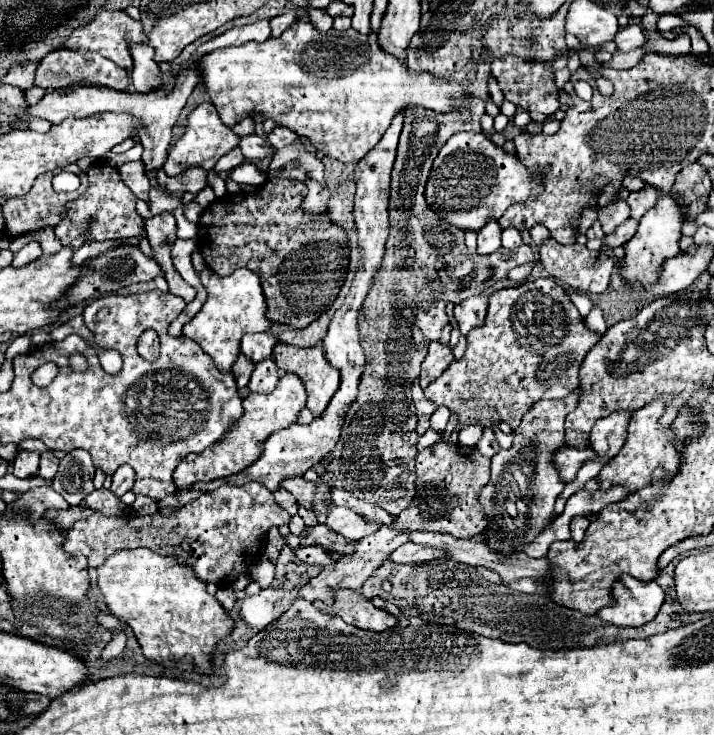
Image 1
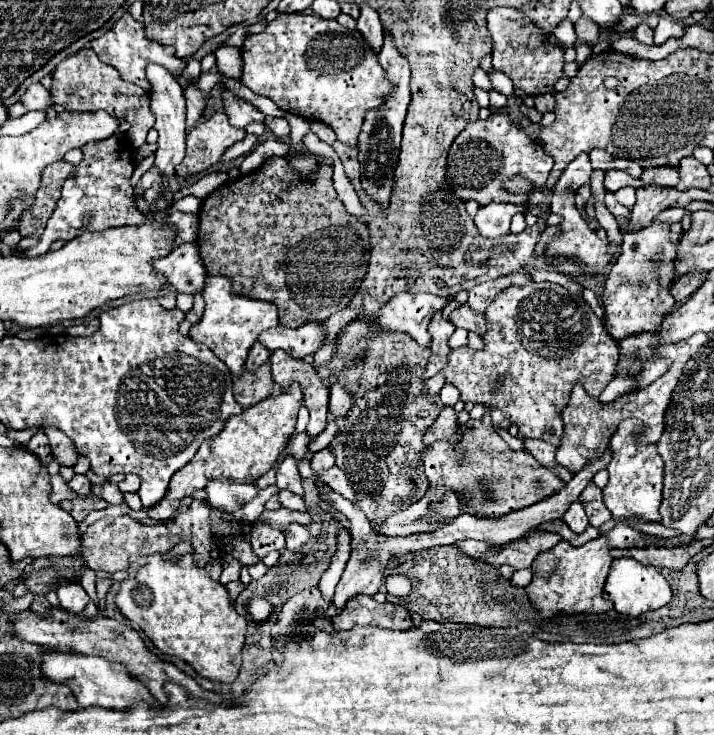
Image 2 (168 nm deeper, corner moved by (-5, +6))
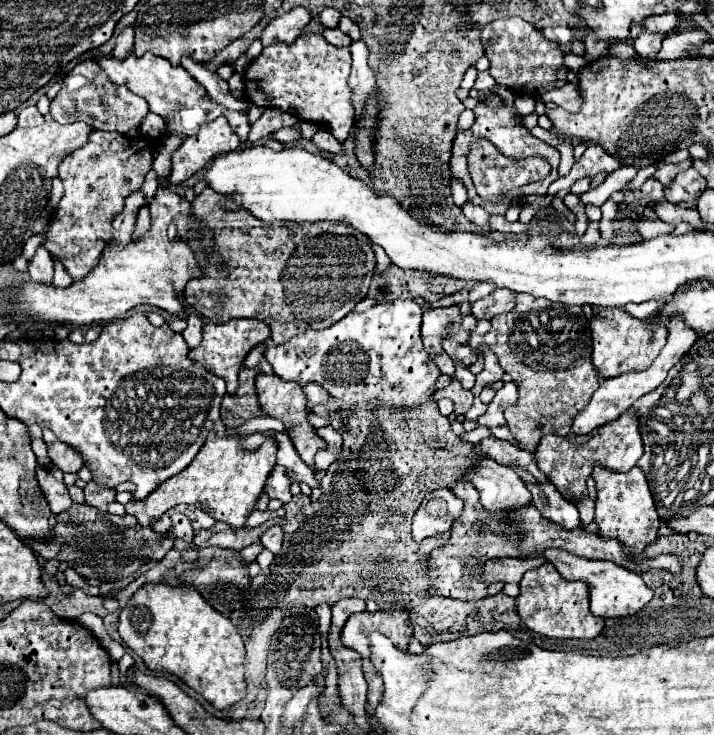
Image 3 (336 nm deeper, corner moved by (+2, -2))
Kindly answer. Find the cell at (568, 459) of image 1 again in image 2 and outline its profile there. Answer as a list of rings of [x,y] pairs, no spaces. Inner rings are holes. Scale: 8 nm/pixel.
[[[523,439],[523,447],[543,465],[547,467],[553,475],[557,475],[559,479],[563,479],[565,483],[573,477],[571,471],[567,471],[565,467],[561,467],[557,461],[555,461],[555,447],[551,443],[545,443],[545,441],[535,441],[535,439]]]

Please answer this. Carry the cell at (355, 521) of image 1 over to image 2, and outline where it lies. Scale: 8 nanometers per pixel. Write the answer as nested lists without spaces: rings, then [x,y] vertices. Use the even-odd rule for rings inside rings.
[[[429,487],[425,497],[421,497],[407,509],[393,513],[377,529],[389,537],[409,537],[435,531],[441,523],[451,521],[461,513],[459,501],[459,493],[451,491],[449,487]]]

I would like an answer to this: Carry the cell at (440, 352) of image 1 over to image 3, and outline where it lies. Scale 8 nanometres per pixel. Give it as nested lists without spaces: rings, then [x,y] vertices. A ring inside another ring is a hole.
[[[456,305],[444,309],[430,309],[424,313],[424,321],[422,321],[424,349],[432,355],[442,375],[450,375],[450,377],[454,375],[454,363],[442,349],[442,339],[450,337],[462,345],[469,344],[471,331],[460,327],[460,321],[462,315]]]

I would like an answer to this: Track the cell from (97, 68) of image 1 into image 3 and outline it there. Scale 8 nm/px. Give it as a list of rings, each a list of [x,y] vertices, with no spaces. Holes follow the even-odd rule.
[[[86,59],[78,63],[62,81],[62,89],[50,105],[50,115],[58,123],[76,123],[84,121],[94,129],[102,131],[118,131],[120,135],[128,135],[130,131],[138,129],[142,119],[148,115],[148,103],[134,95],[128,87],[112,83],[104,77],[100,65],[94,59]]]

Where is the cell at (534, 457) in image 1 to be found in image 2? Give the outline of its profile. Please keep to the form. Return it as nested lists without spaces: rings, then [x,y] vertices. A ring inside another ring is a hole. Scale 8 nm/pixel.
[[[495,427],[495,433],[499,433],[499,436],[502,437],[513,451],[525,451],[522,439],[511,436],[507,429]]]

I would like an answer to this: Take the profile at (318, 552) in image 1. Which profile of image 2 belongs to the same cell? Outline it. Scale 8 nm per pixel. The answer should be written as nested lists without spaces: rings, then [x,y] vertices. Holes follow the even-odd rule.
[[[295,523],[291,527],[287,527],[287,531],[283,531],[283,533],[285,533],[285,547],[291,551],[301,549],[311,539],[307,529],[303,525],[295,525]]]

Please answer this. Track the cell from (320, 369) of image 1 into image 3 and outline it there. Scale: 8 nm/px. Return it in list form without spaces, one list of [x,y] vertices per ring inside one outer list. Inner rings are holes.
[[[258,373],[256,393],[258,393],[258,399],[260,399],[260,407],[270,417],[276,417],[276,419],[284,421],[284,425],[288,429],[288,435],[290,435],[298,455],[304,459],[304,463],[310,463],[310,467],[314,467],[314,455],[316,455],[318,449],[324,449],[324,439],[316,433],[316,429],[308,421],[308,399],[306,399],[306,395],[302,391],[302,385],[296,383],[296,381],[284,381],[278,375]]]

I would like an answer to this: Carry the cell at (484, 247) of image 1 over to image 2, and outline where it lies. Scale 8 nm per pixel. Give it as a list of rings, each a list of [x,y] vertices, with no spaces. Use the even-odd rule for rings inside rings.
[[[499,203],[481,205],[475,215],[475,225],[483,237],[489,239],[503,237],[509,233],[511,217],[517,213],[525,213],[525,209],[527,205],[499,205]]]

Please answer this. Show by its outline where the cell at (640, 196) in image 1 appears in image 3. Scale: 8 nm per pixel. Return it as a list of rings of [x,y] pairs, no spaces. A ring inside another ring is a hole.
[[[690,159],[690,161],[684,161],[684,163],[678,163],[678,165],[666,163],[666,165],[662,165],[662,167],[654,173],[654,179],[660,181],[664,187],[668,187],[668,185],[674,181],[674,177],[676,177],[680,171],[688,169],[690,165],[692,165],[692,159]]]

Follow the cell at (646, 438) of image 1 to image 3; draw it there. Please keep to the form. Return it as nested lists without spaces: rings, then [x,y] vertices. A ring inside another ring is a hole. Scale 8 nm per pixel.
[[[594,465],[592,477],[598,487],[596,517],[594,517],[594,521],[598,525],[598,533],[602,537],[620,539],[624,543],[624,547],[628,547],[628,551],[632,551],[632,555],[640,555],[648,543],[656,541],[658,525],[660,525],[644,471],[640,467],[632,467],[626,473],[618,473],[618,471],[610,471],[602,465]]]

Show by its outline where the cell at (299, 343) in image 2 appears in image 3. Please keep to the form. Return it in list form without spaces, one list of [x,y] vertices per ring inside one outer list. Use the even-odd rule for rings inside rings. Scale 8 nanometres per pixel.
[[[412,299],[378,303],[364,313],[348,313],[332,327],[320,331],[308,329],[292,337],[288,343],[274,345],[268,341],[264,343],[264,357],[274,367],[274,373],[278,373],[282,379],[288,381],[294,379],[300,385],[306,385],[308,381],[318,381],[322,387],[326,387],[330,395],[342,399],[348,407],[360,407],[362,403],[378,403],[378,401],[384,405],[412,407],[416,403],[422,403],[426,397],[434,393],[436,389],[434,383],[440,377],[436,363],[422,347],[422,339],[420,339],[422,313],[424,307]]]

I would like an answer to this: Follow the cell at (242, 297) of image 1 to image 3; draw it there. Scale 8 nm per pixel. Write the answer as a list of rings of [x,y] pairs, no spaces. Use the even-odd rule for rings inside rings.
[[[230,319],[222,325],[214,325],[214,323],[206,323],[204,329],[204,339],[196,349],[190,349],[190,357],[192,361],[202,363],[208,371],[212,371],[214,375],[222,377],[228,385],[228,393],[234,393],[238,387],[238,371],[242,367],[244,357],[250,353],[252,347],[264,343],[270,339],[270,327],[258,319]]]

